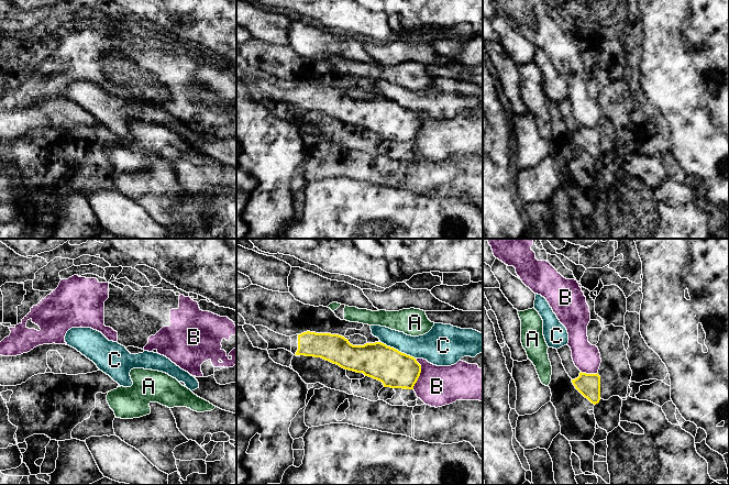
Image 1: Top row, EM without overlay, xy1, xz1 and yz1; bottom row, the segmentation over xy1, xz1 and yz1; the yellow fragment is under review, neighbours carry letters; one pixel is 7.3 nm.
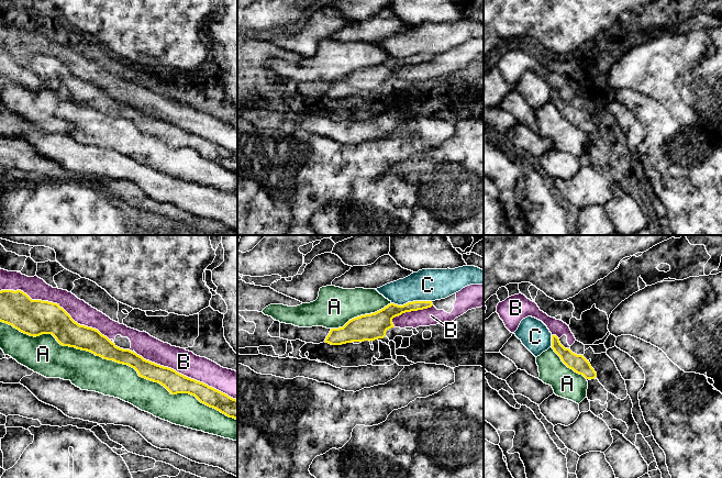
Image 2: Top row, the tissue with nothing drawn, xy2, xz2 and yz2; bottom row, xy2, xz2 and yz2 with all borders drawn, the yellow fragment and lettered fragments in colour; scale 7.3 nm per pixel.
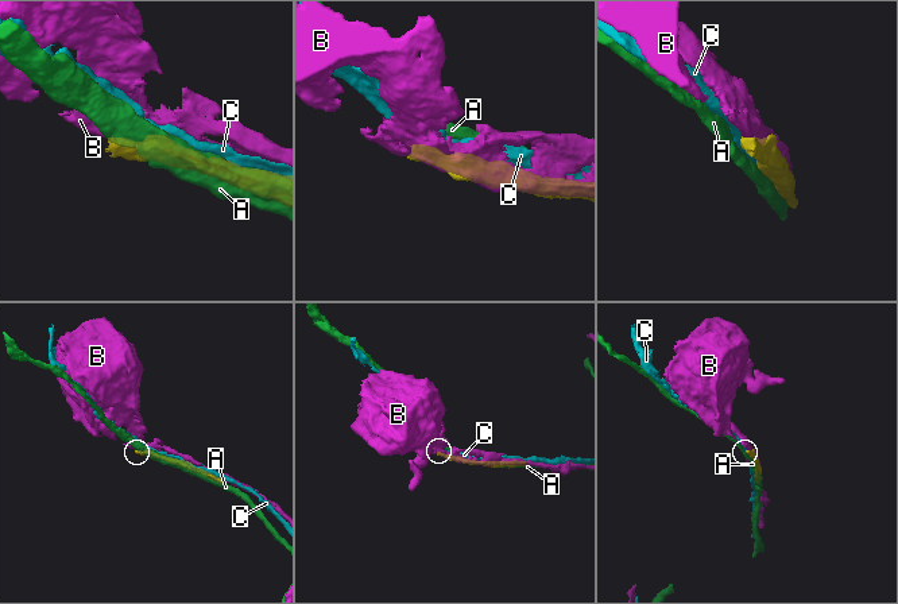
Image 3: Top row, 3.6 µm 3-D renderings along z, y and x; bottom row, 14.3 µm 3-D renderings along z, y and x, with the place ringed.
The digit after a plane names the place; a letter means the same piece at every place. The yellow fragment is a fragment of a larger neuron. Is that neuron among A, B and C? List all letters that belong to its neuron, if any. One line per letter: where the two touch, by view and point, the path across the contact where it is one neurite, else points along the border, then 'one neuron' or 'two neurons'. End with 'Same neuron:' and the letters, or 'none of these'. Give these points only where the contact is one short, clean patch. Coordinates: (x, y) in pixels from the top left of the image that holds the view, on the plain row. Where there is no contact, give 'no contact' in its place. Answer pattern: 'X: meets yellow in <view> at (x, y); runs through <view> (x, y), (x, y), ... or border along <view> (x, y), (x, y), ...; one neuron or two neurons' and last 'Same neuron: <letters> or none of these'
A: meets yellow in xy2 at (119, 117); two neurons
B: meets yellow in xy2 at (55, 57); two neurons
C: meets yellow in xz2 at (411, 56); two neurons
Same neuron: none of these

